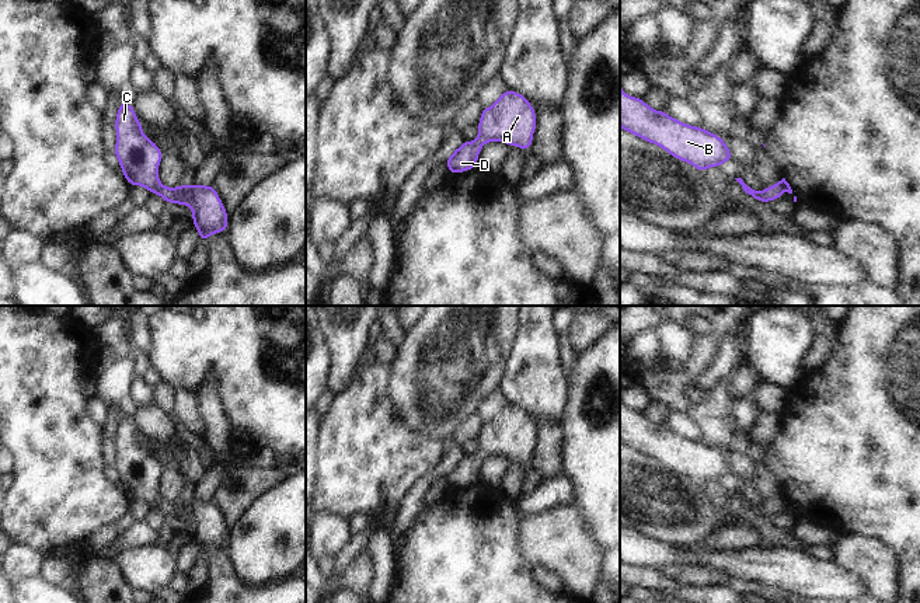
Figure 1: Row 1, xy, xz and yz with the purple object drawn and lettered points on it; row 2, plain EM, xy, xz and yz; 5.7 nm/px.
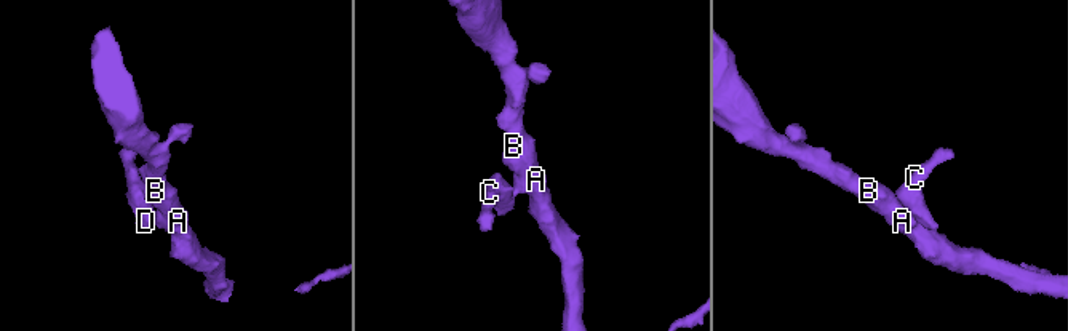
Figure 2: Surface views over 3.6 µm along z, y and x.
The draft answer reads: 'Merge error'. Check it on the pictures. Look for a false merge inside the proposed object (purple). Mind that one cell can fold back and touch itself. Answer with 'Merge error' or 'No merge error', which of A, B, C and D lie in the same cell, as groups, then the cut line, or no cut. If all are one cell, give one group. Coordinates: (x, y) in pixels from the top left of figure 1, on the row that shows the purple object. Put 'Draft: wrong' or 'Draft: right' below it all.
No merge error. Groups: A B C D. No split
Draft: wrong

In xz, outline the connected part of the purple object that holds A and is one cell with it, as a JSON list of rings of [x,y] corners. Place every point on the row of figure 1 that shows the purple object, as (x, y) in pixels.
[[[505,88],[492,105],[481,109],[477,126],[477,139],[464,140],[445,161],[449,174],[478,167],[478,154],[488,142],[502,142],[529,151],[537,128],[536,108],[525,94]]]

